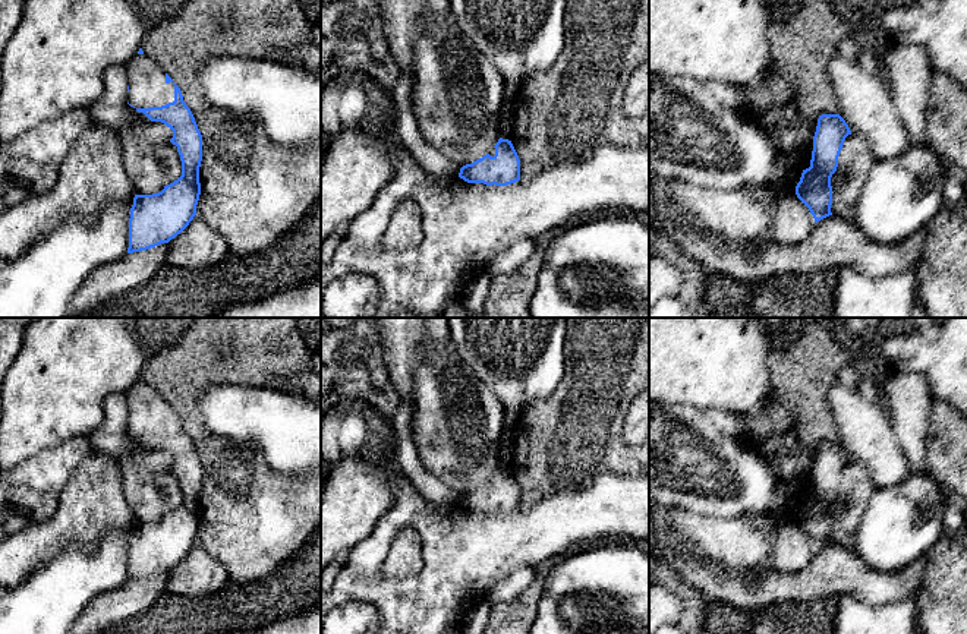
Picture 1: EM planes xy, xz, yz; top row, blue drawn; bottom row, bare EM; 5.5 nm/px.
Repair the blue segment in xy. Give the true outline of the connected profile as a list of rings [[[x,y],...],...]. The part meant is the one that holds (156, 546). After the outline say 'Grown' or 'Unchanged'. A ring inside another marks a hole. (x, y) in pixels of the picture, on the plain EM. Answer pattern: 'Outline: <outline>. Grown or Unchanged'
Outline: [[[174,411],[174,429],[161,435],[136,436],[151,450],[161,450],[173,458],[170,470],[177,474],[182,504],[158,521],[135,523],[129,546],[127,581],[168,571],[196,543],[201,523],[199,495],[202,463],[190,436]]]. Unchanged

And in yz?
Outline: [[[822,442],[813,464],[810,495],[803,498],[796,514],[797,526],[809,536],[815,551],[832,543],[831,505],[837,499],[838,485],[851,458],[840,442]]]. Unchanged

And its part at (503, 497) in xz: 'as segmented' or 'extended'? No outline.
as segmented

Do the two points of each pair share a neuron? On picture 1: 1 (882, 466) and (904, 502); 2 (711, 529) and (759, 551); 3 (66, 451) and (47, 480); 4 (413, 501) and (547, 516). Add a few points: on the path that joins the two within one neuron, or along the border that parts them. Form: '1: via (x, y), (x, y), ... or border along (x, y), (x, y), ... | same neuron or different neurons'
1: border along (912, 472), (900, 482), (876, 489) | different neurons
2: via (723, 541), (747, 548) | same neuron
3: via (62, 459), (47, 473) | same neuron
4: via (447, 529), (513, 529) | same neuron

